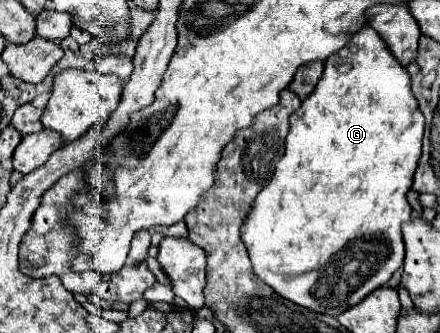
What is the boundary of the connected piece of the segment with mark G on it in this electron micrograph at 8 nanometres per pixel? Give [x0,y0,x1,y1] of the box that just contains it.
[240,27,424,317]

